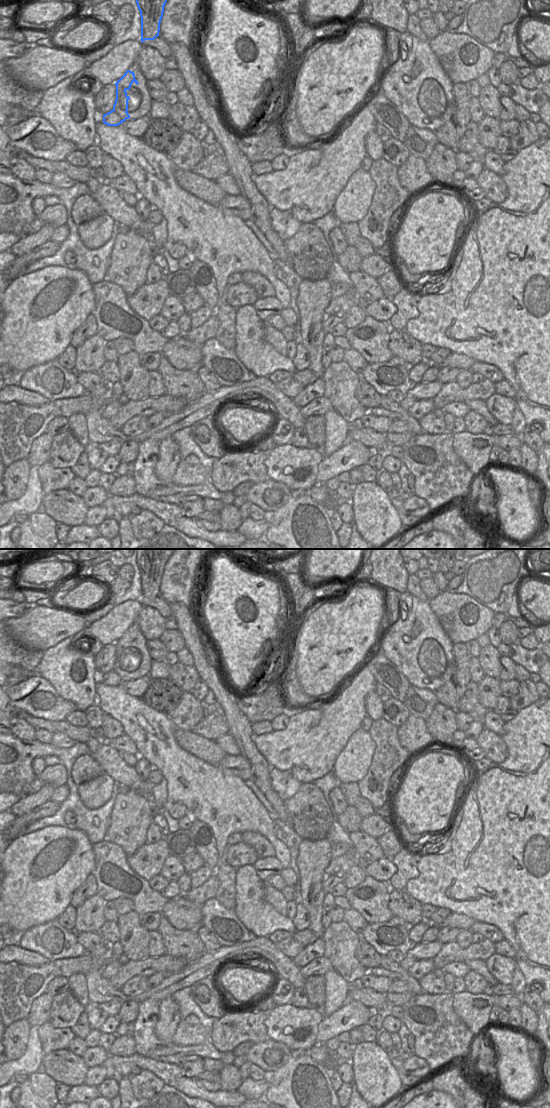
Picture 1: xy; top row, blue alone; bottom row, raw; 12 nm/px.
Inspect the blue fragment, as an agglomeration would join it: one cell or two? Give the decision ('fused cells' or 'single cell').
fused cells

